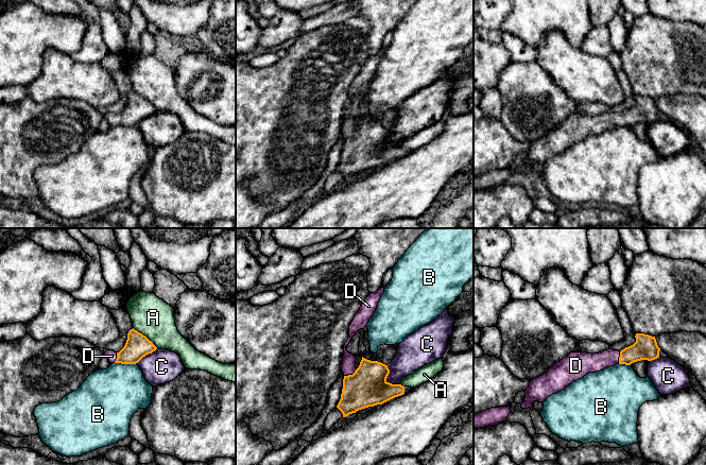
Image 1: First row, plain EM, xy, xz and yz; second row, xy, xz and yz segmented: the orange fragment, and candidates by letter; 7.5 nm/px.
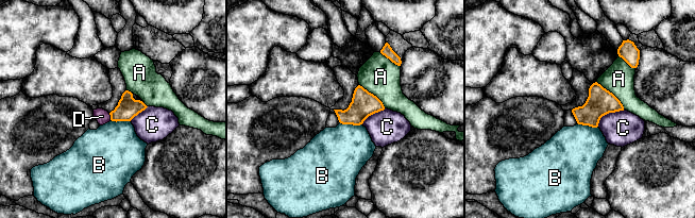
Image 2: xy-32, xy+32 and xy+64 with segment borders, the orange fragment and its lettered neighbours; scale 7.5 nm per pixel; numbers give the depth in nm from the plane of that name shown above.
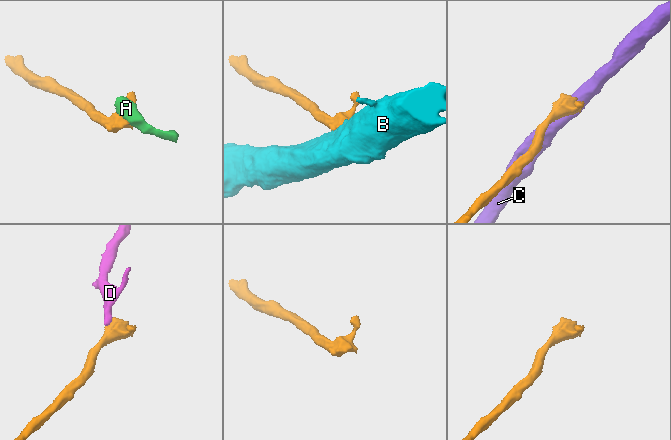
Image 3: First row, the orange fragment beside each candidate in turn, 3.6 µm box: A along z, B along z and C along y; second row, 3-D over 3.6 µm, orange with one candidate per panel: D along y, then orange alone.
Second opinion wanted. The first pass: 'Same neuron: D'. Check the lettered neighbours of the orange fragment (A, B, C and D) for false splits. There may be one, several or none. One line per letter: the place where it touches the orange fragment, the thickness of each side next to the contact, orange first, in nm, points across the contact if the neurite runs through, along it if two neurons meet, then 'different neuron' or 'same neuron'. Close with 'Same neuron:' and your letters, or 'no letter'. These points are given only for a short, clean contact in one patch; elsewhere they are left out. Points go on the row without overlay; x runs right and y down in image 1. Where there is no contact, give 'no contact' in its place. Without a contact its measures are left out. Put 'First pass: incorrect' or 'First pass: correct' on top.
First pass: correct
A: contact xy (144, 98); calibres 190 and 300 nm; different neuron
B: contact xy (125, 125); calibres 190 and 420 nm; border xy (115, 124), (136, 125); different neuron
C: contact xz (385, 141); calibres 300 and 220 nm; different neuron
D: contact xz (350, 137); calibres 300 and 110 nm; way xz (367, 149), (362, 149), (350, 137), (348, 128); same neuron
Same neuron: D

